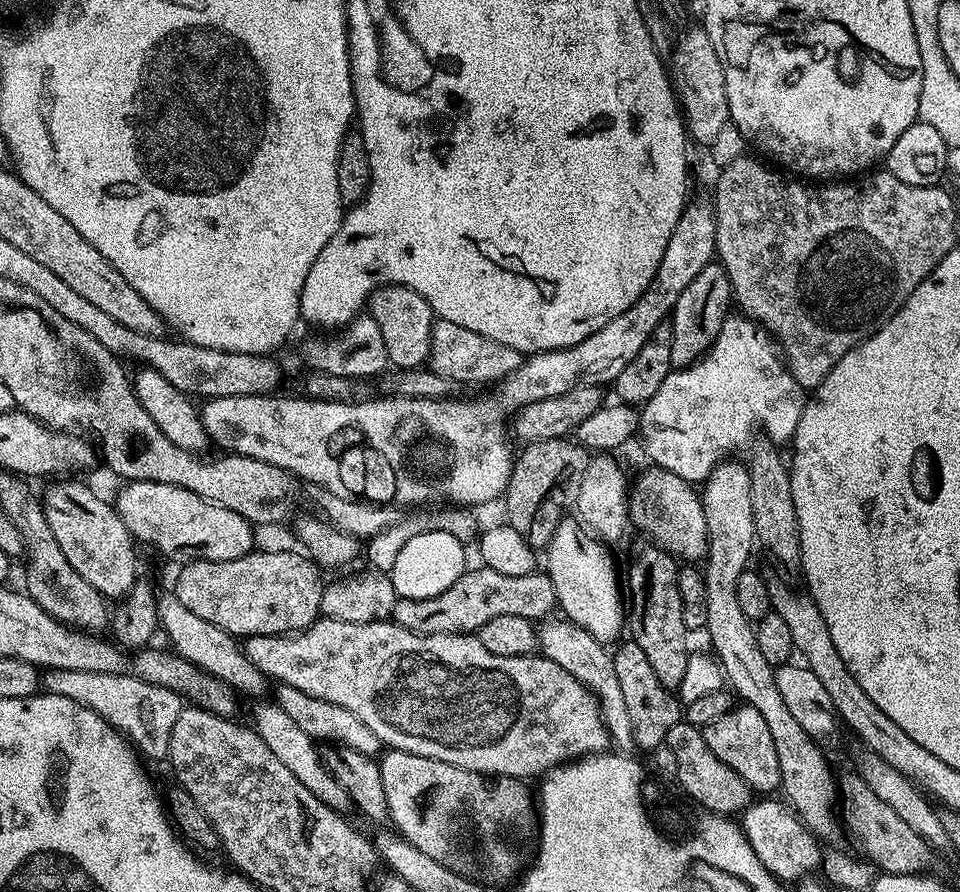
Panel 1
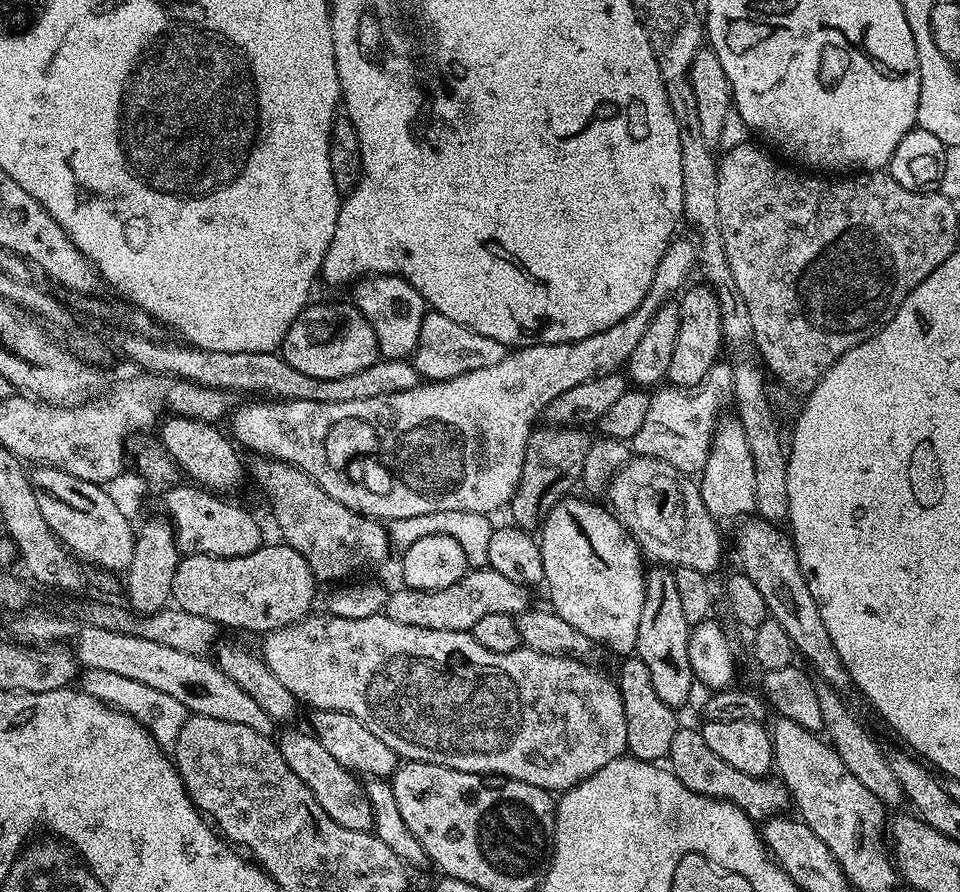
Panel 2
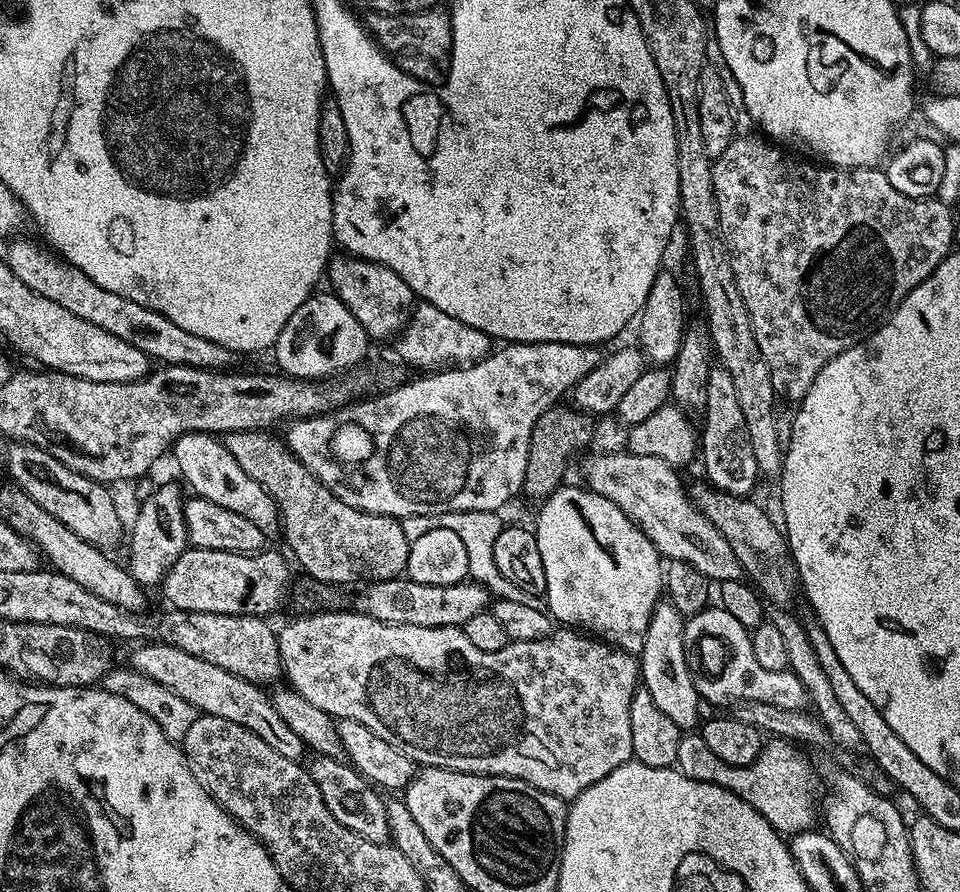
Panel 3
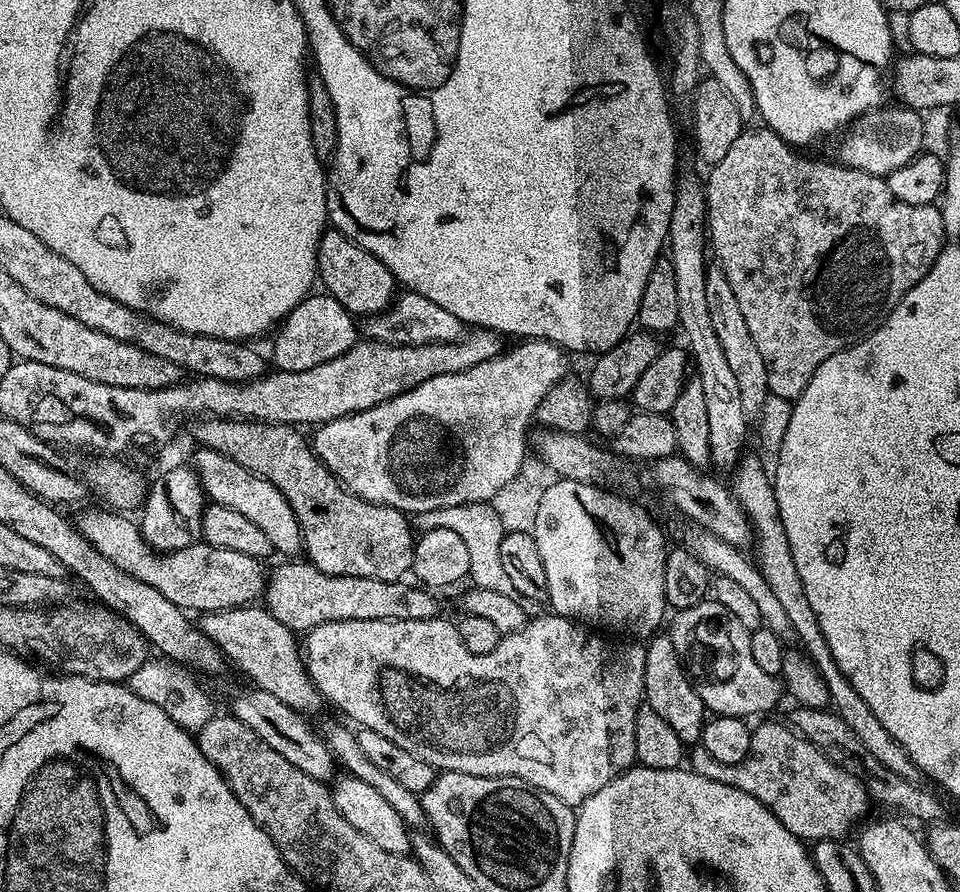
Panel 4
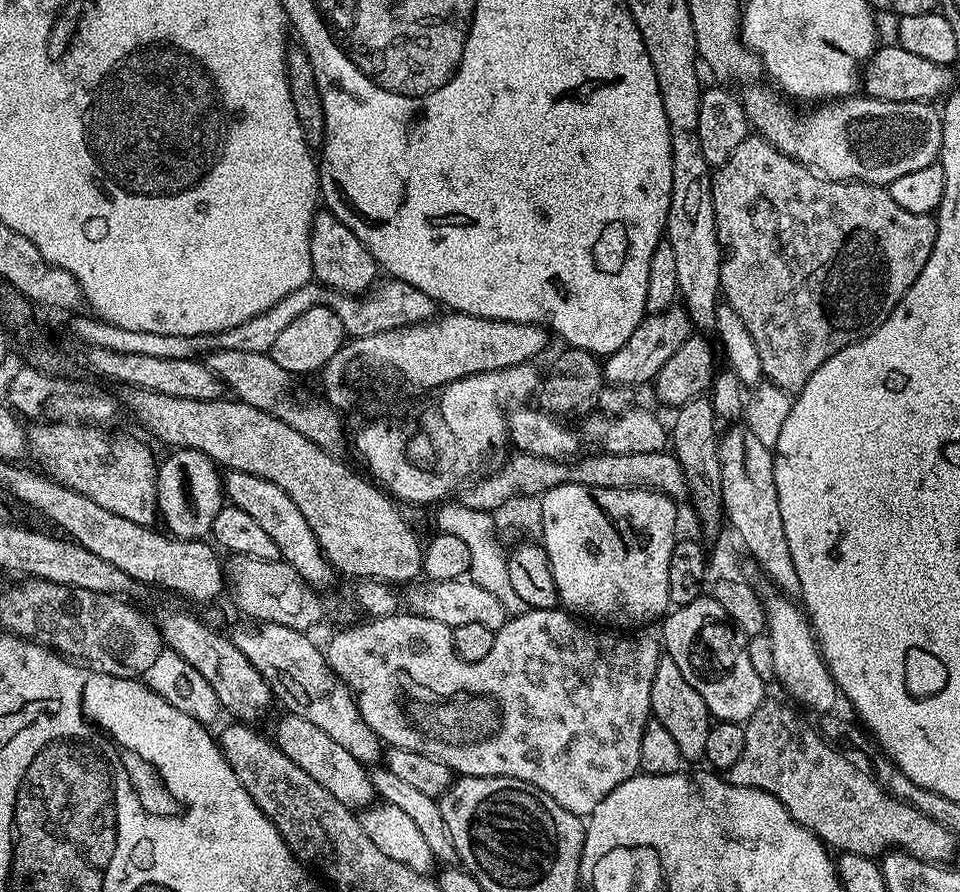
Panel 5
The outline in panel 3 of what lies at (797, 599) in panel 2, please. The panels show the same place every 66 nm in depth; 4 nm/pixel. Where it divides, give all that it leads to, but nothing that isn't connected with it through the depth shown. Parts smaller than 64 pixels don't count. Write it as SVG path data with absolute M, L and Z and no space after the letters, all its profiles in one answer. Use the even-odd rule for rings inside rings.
M707 482L691 485L690 495L697 508L724 535L744 568L744 576L759 590L763 599L772 606L788 606L798 596L798 577L790 563L788 542L781 525L776 524L755 504L755 499L731 496L719 492Z

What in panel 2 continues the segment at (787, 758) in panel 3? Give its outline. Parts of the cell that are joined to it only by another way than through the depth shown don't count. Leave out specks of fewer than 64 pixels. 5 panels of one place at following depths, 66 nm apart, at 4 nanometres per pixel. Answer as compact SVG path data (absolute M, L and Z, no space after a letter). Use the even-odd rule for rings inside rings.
M677 727L674 742L670 742L667 763L678 778L678 782L682 782L682 786L686 786L686 790L709 796L715 800L730 802L757 822L775 816L781 810L787 809L784 807L789 807L788 787L784 785L783 780L772 774L751 776L742 774L742 770L734 770L734 766L730 766L730 762L722 762L722 758L718 758L718 754L714 754L714 750L710 750L710 746L706 746L706 738L699 727Z

